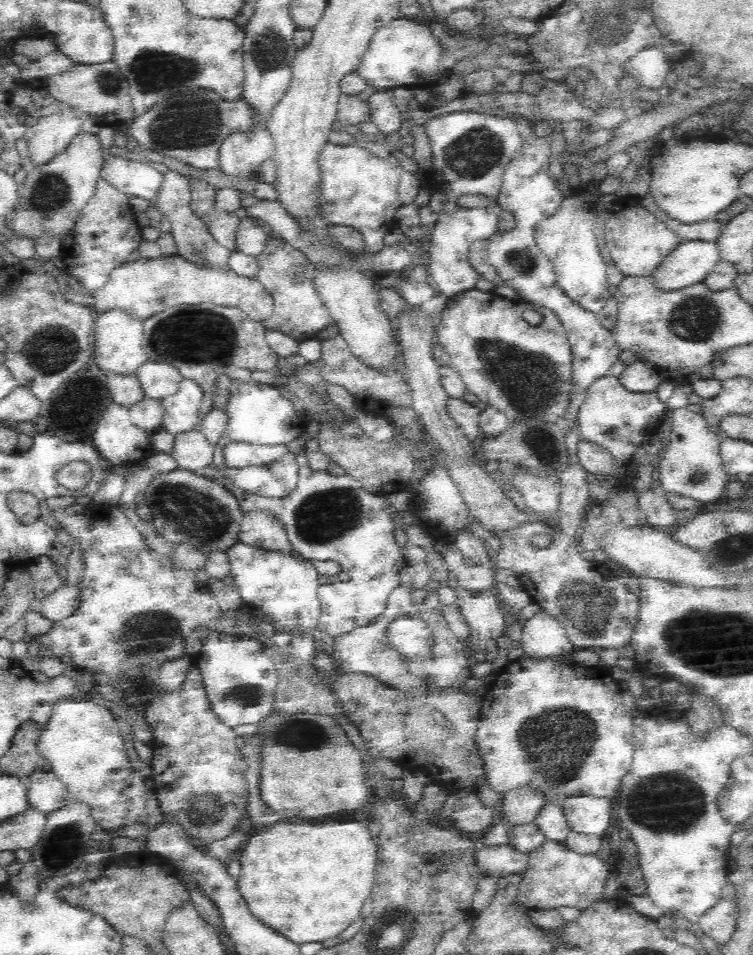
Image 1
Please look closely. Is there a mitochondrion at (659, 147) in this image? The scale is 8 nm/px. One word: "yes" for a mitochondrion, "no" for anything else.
no

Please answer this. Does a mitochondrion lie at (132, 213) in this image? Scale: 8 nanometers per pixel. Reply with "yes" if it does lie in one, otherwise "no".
no

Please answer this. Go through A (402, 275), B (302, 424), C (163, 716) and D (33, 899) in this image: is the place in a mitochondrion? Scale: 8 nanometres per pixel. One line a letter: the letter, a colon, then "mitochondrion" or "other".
A: other
B: other
C: other
D: other

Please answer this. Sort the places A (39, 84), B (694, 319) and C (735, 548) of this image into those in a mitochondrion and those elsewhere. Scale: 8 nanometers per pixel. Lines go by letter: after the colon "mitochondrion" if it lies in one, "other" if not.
A: other
B: mitochondrion
C: mitochondrion

